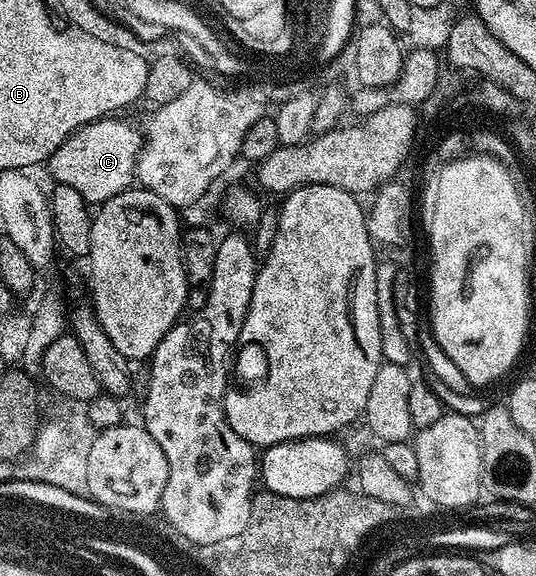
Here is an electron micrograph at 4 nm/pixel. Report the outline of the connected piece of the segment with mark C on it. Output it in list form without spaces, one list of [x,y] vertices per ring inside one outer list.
[[[123,118],[94,120],[79,128],[46,161],[50,179],[56,185],[64,184],[79,191],[81,198],[90,206],[98,206],[109,198],[121,194],[136,183],[135,164],[143,148],[144,133],[135,124]]]

